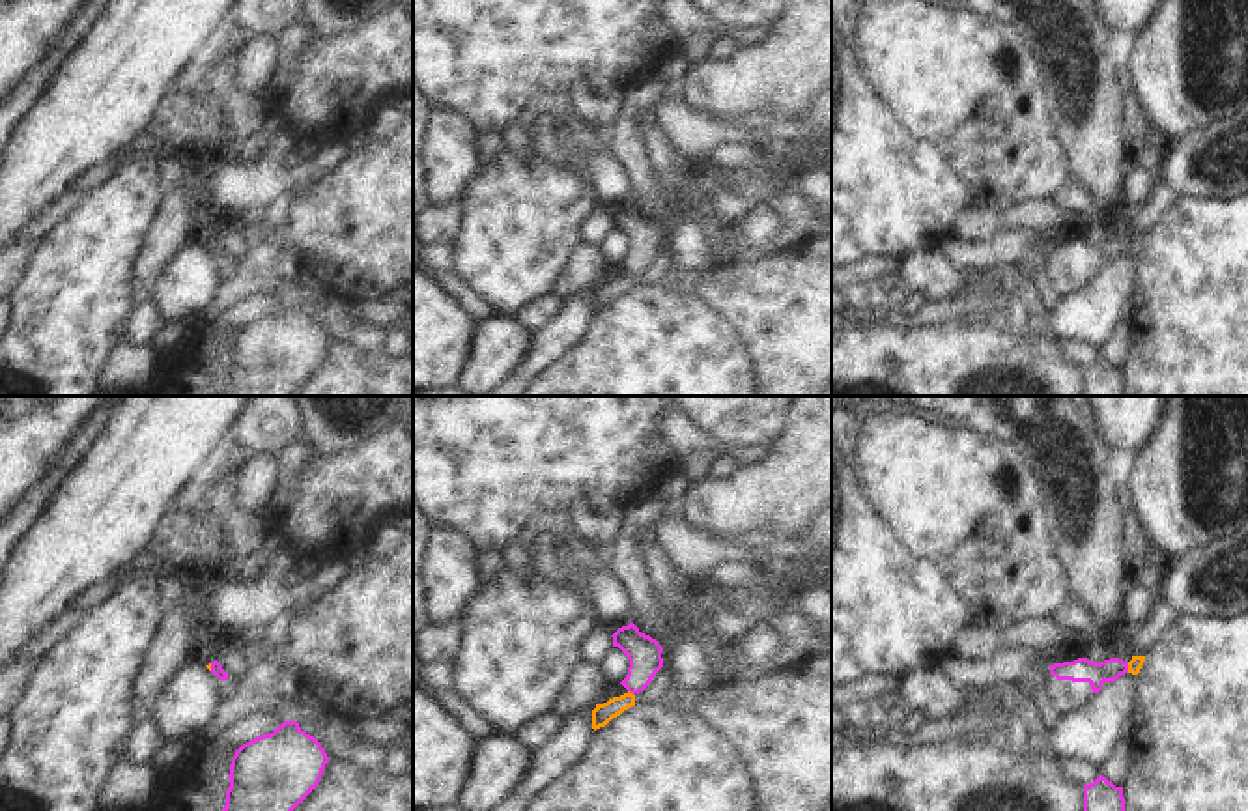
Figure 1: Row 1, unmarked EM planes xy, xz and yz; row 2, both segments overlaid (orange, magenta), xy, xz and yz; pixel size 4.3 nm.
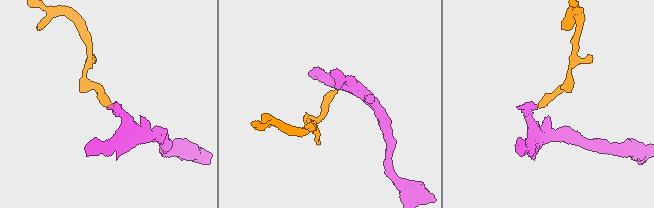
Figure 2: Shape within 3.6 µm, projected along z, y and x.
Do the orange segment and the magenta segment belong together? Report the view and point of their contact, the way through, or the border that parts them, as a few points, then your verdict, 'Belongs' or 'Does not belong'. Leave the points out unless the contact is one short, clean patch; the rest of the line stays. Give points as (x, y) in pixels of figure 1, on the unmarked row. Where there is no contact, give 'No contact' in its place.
Touches orange at yz (1129, 249). Path across: yz (1136, 243), (1129, 249), (1082, 251). Belongs

